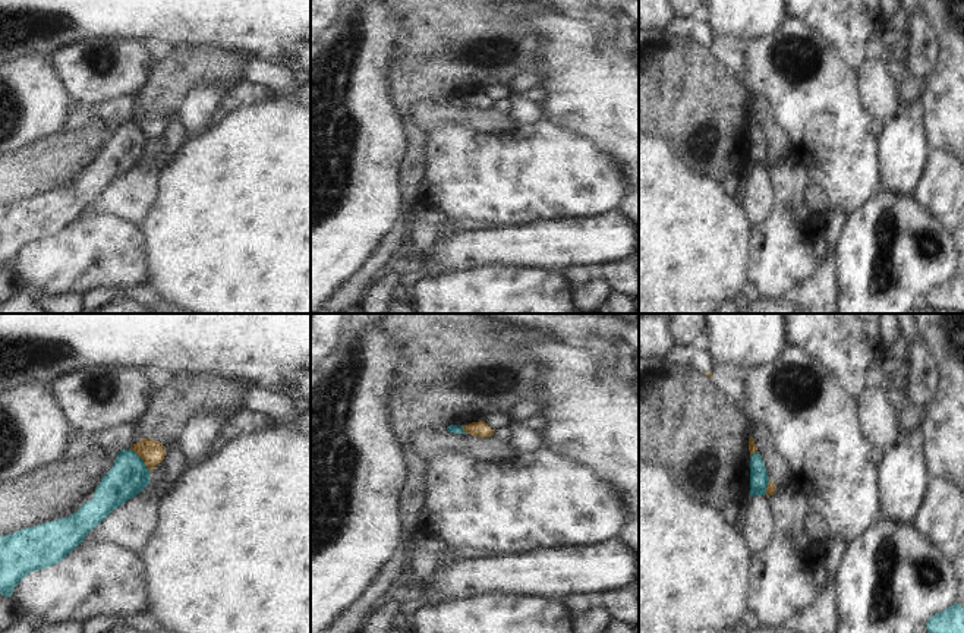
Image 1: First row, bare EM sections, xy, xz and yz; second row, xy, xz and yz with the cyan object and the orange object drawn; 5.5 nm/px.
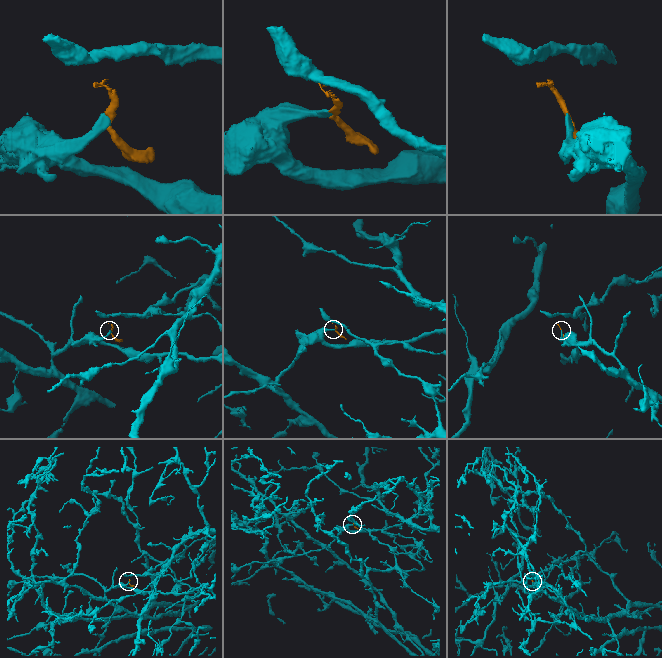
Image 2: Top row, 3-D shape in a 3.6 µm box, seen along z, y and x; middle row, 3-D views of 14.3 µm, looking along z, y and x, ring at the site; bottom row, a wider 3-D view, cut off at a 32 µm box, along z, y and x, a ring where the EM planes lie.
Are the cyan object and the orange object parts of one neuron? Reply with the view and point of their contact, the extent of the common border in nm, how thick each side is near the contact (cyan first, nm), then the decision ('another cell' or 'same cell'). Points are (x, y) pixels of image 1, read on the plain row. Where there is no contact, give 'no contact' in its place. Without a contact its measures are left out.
meets cyan in xy at (141, 131); contact 170 nm long; 200 nm thick on the cyan side, 140 nm on the other; another cell

